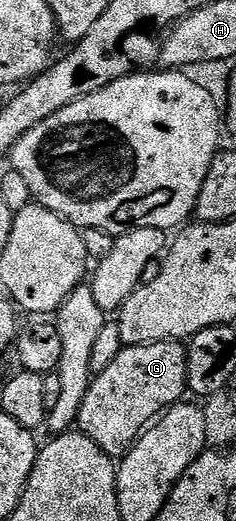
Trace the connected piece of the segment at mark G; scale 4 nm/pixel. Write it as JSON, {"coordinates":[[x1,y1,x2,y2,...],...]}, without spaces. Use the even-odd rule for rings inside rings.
{"coordinates":[[167,340,125,346,120,349,118,358,114,358,114,362,106,366,106,370,93,375,90,390,86,390,86,398,82,402,78,421,79,431,90,437,106,455,113,458,123,457,157,417,185,399,187,387,188,349,181,341]]}

